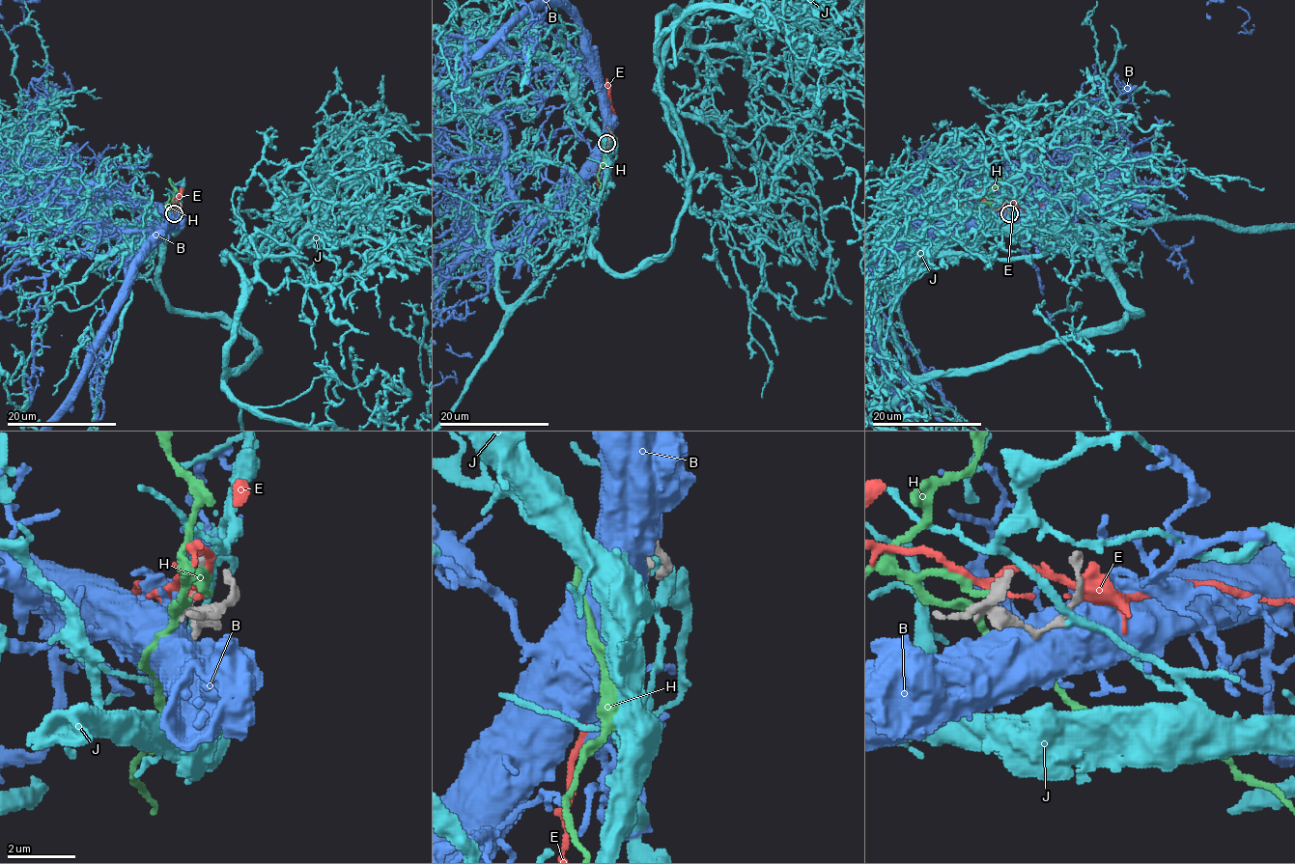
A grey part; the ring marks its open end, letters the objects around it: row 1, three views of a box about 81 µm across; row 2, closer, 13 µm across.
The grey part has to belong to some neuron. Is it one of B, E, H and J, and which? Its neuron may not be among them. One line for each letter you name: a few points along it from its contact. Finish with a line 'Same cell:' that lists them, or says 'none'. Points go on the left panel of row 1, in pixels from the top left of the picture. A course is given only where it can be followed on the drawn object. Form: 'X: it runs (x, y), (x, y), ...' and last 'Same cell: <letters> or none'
Same cell: B

